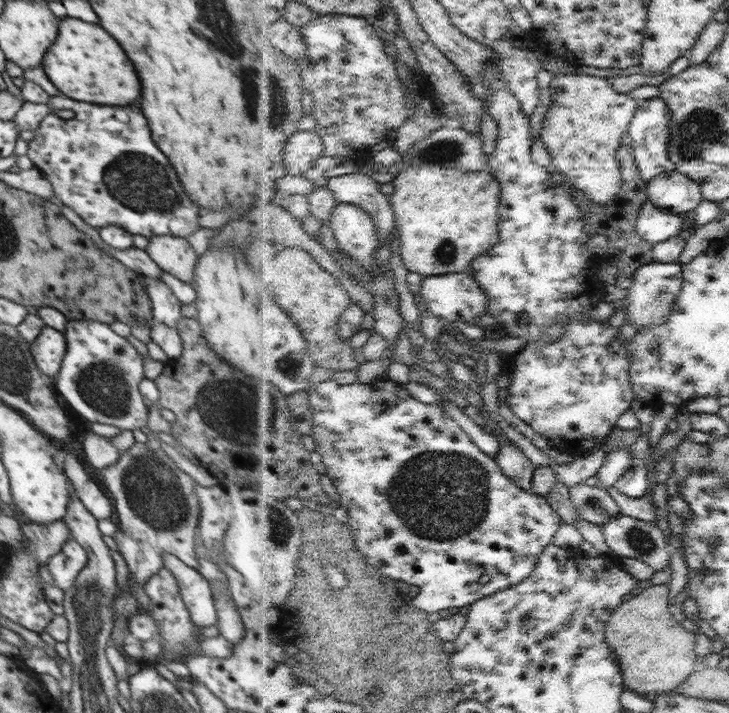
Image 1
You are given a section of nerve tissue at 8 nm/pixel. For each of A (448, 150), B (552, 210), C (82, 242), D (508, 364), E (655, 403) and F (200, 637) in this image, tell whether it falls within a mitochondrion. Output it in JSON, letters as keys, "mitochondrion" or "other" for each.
{"A":"mitochondrion","B":"other","C":"other","D":"other","E":"other","F":"other"}

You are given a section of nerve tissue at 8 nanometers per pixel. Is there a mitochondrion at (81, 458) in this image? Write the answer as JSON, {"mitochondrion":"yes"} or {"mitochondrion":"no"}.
{"mitochondrion":"no"}

